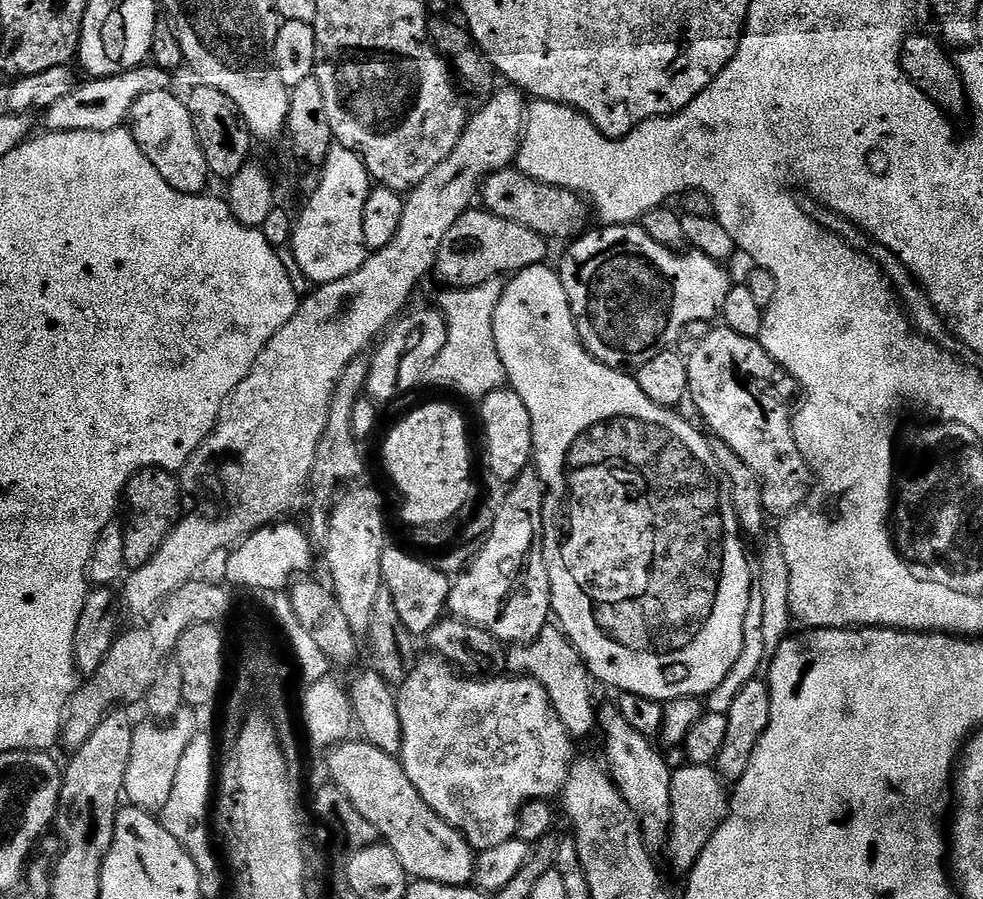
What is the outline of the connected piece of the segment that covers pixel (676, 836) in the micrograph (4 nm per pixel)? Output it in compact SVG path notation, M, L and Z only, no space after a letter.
M685 763L683 767L677 767L670 778L672 825L666 855L674 871L687 874L698 862L702 850L706 850L706 842L714 838L718 826L722 826L722 822L728 817L730 792L729 789L724 789L726 781L715 767L690 763Z

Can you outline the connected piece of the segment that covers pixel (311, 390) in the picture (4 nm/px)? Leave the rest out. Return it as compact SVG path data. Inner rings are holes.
M511 86L501 87L490 100L483 101L481 108L484 109L477 116L473 115L464 127L462 138L458 138L458 146L454 146L454 154L450 154L442 166L438 166L417 188L407 193L402 223L398 226L394 242L371 253L354 274L338 282L321 284L309 296L305 295L294 318L290 318L290 322L286 322L286 326L282 326L282 330L278 330L270 342L266 342L250 374L246 374L246 378L242 378L242 382L238 382L230 394L214 430L179 473L183 495L192 499L188 513L186 508L182 518L177 519L176 527L160 543L160 549L154 558L150 558L150 562L146 562L146 566L127 573L122 584L122 604L127 611L129 608L132 612L143 614L155 612L165 598L174 594L174 590L193 580L199 573L196 571L215 552L223 553L239 545L241 540L258 529L283 521L287 517L284 515L294 511L296 503L303 496L305 499L310 488L314 454L318 454L318 442L322 438L322 430L326 430L330 402L346 366L350 366L352 360L363 357L364 351L368 347L371 349L381 333L405 311L403 308L411 302L424 275L427 272L429 275L435 269L442 238L450 234L450 226L458 222L460 215L473 207L472 199L475 196L477 199L484 179L493 172L513 167L517 159L528 115L525 93Z

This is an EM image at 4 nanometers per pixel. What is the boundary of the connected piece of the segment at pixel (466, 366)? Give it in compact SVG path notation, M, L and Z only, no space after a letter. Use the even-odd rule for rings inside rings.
M487 280L473 288L448 288L440 296L439 311L444 313L448 324L448 341L442 354L434 358L428 367L427 383L440 388L453 388L473 402L479 402L494 390L505 387L508 371L498 358L498 346L494 342L494 310L504 293L505 281Z

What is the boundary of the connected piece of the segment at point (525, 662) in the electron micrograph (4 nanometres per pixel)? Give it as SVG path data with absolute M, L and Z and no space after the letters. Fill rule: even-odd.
M549 624L527 644L513 645L507 651L507 668L511 675L531 676L543 685L569 733L576 736L587 730L588 709L592 706L590 673L580 652L557 625Z

